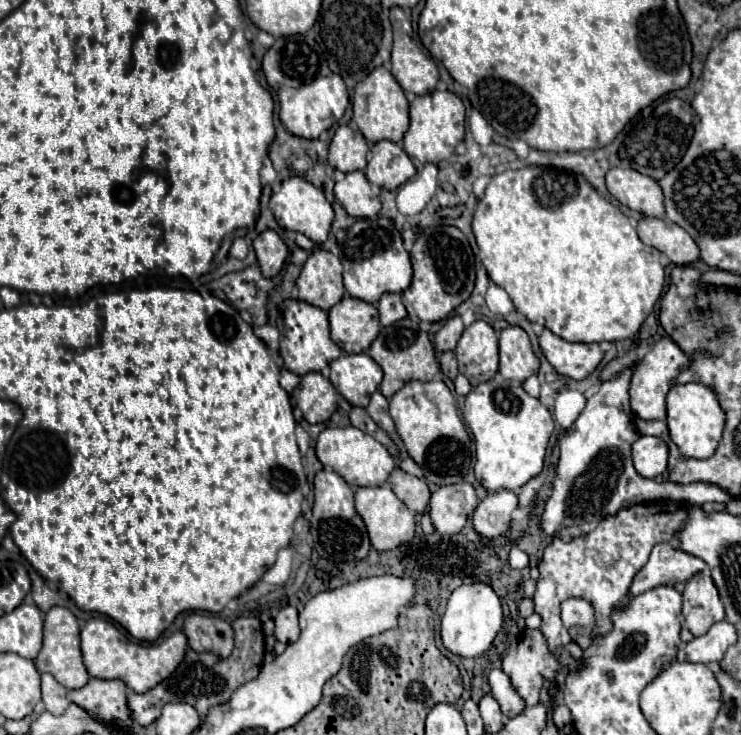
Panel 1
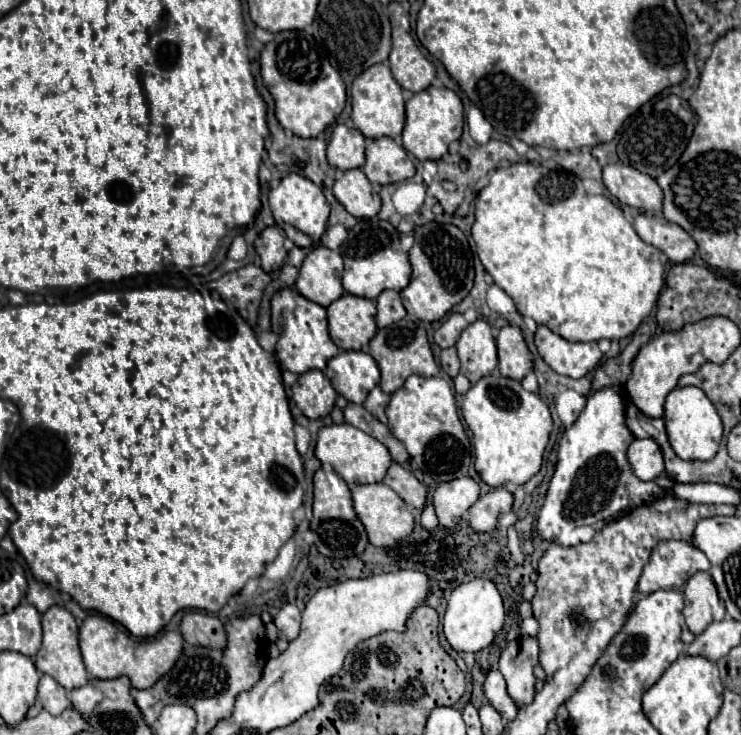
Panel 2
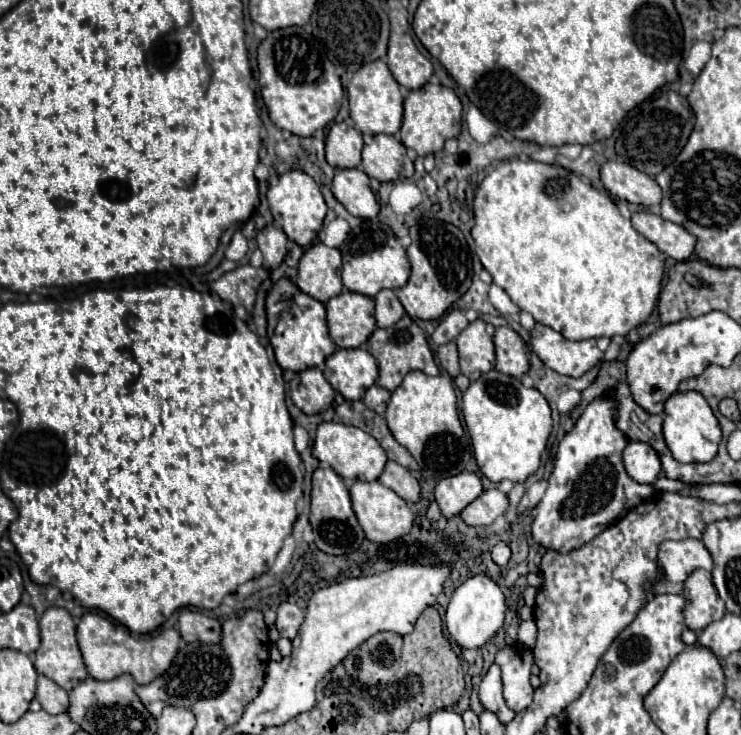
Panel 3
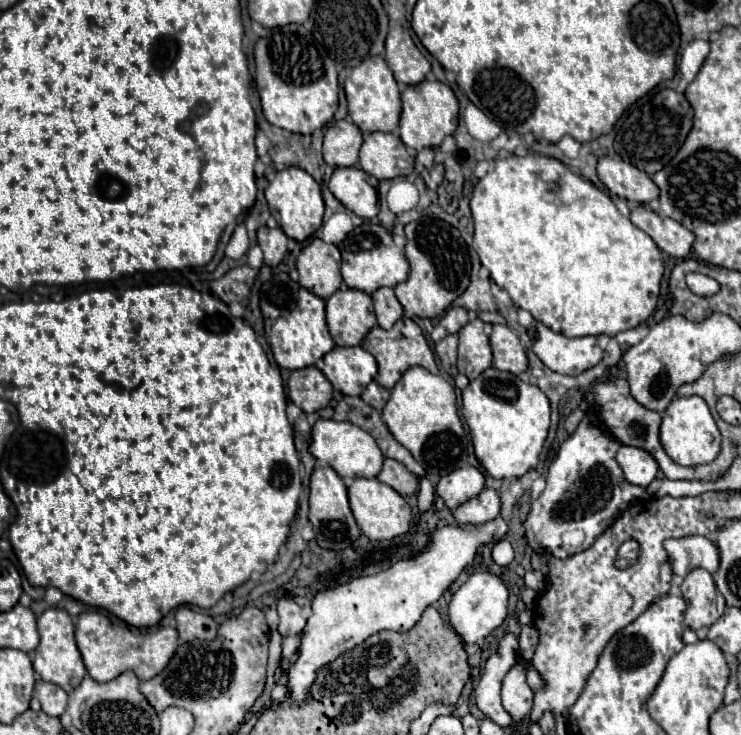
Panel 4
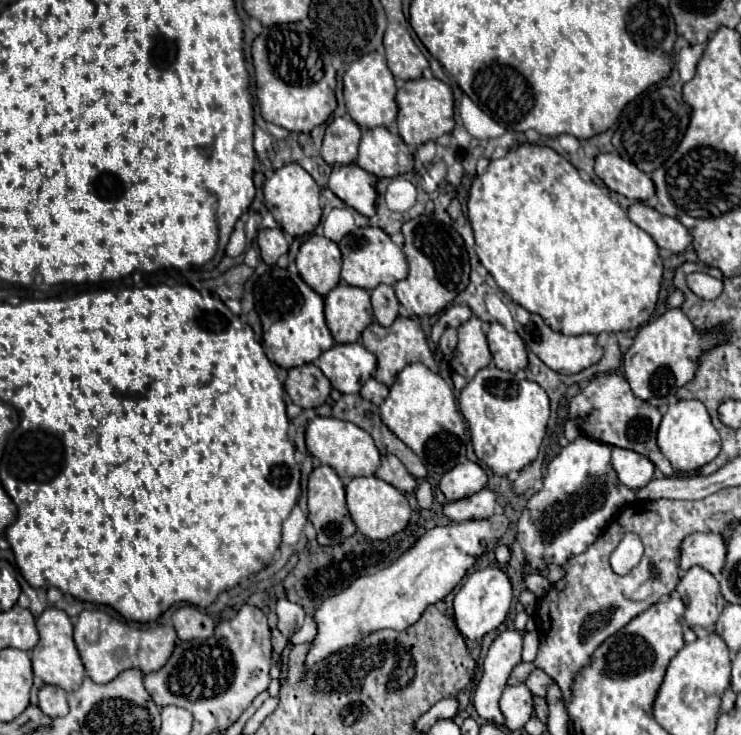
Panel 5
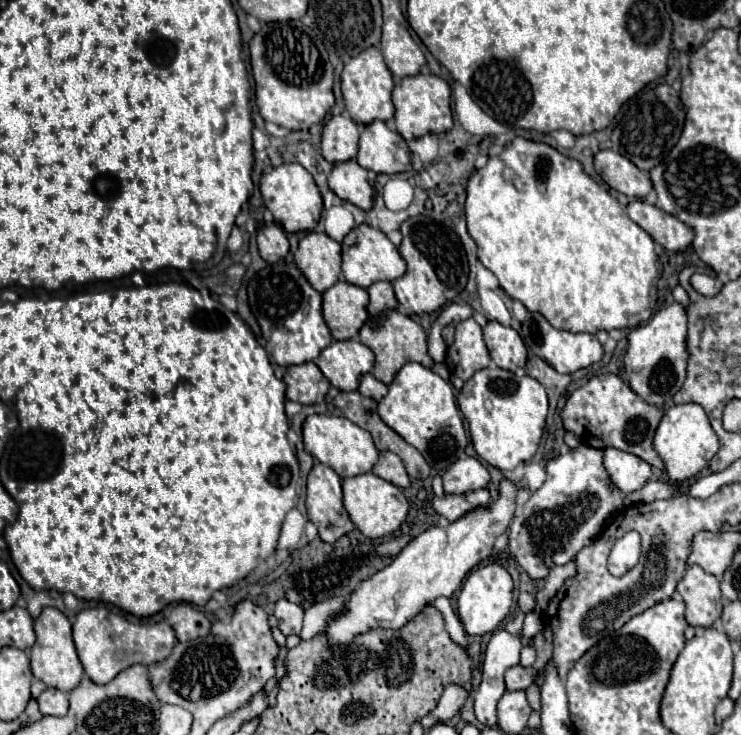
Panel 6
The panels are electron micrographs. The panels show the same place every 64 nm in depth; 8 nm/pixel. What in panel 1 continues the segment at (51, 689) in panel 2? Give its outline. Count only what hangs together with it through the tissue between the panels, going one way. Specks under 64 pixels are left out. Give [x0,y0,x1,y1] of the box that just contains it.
[42,674,70,716]

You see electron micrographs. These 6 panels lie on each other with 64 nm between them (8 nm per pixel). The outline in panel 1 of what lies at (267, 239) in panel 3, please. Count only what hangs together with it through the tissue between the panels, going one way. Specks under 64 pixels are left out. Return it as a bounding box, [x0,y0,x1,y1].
[254,230,288,278]

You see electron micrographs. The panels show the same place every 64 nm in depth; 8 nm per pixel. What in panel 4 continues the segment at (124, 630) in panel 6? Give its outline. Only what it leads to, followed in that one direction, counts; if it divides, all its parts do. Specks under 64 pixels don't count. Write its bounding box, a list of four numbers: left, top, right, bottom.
[76,612,178,682]

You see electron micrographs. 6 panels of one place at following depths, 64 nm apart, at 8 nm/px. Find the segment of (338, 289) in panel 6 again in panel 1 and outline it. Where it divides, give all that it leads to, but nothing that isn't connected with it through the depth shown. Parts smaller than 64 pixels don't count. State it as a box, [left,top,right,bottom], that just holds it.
[328,296,378,354]

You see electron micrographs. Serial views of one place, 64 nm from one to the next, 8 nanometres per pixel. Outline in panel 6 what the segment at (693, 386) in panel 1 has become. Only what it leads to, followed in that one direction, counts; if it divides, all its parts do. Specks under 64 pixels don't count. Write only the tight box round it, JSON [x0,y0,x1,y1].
[652,404,718,484]

